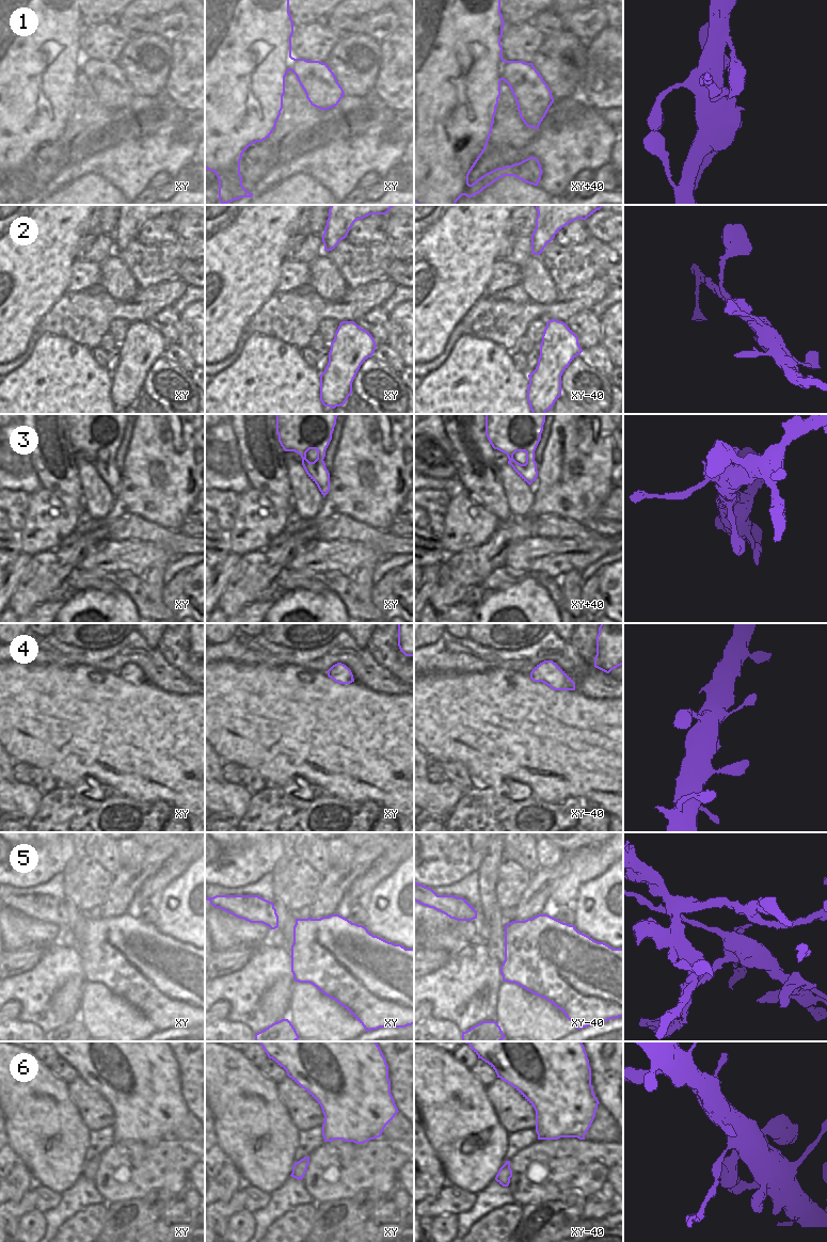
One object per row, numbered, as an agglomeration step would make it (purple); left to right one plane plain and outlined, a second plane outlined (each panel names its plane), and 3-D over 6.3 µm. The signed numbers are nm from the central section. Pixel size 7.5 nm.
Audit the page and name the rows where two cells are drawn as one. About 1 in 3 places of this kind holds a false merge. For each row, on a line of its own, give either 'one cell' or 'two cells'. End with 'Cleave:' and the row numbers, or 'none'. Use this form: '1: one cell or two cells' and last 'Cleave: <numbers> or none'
1: two cells
2: one cell
3: one cell
4: one cell
5: two cells
6: two cells
Cleave: 1, 5, 6

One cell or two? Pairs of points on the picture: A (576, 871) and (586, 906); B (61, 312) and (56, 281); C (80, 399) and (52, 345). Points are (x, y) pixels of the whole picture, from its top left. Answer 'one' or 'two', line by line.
A: two
B: two
C: one

